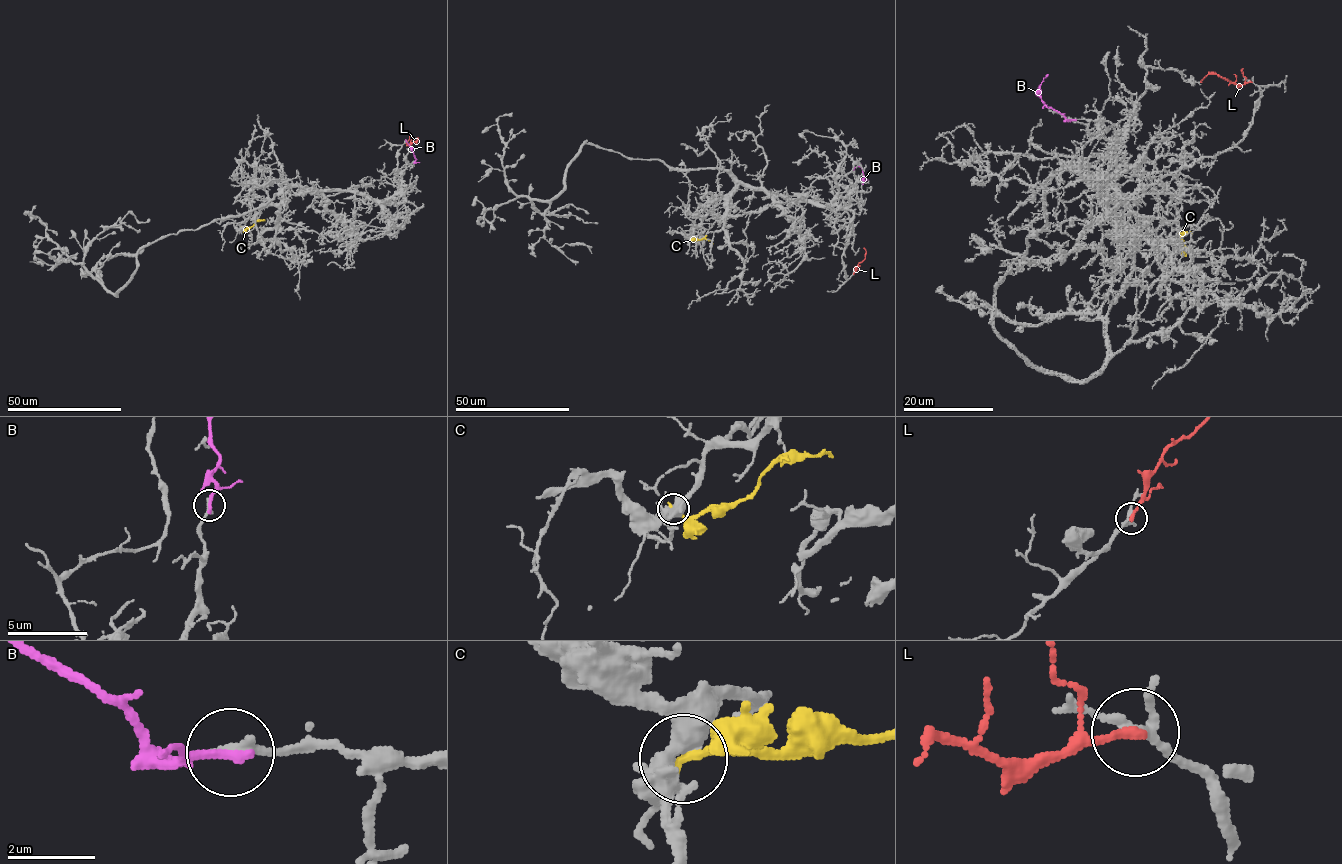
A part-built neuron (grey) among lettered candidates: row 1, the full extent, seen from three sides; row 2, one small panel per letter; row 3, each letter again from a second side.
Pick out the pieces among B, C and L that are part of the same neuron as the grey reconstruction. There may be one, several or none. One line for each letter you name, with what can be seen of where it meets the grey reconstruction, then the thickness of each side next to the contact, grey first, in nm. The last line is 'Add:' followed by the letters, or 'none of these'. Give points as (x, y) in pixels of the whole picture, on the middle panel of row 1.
Add: none of these

